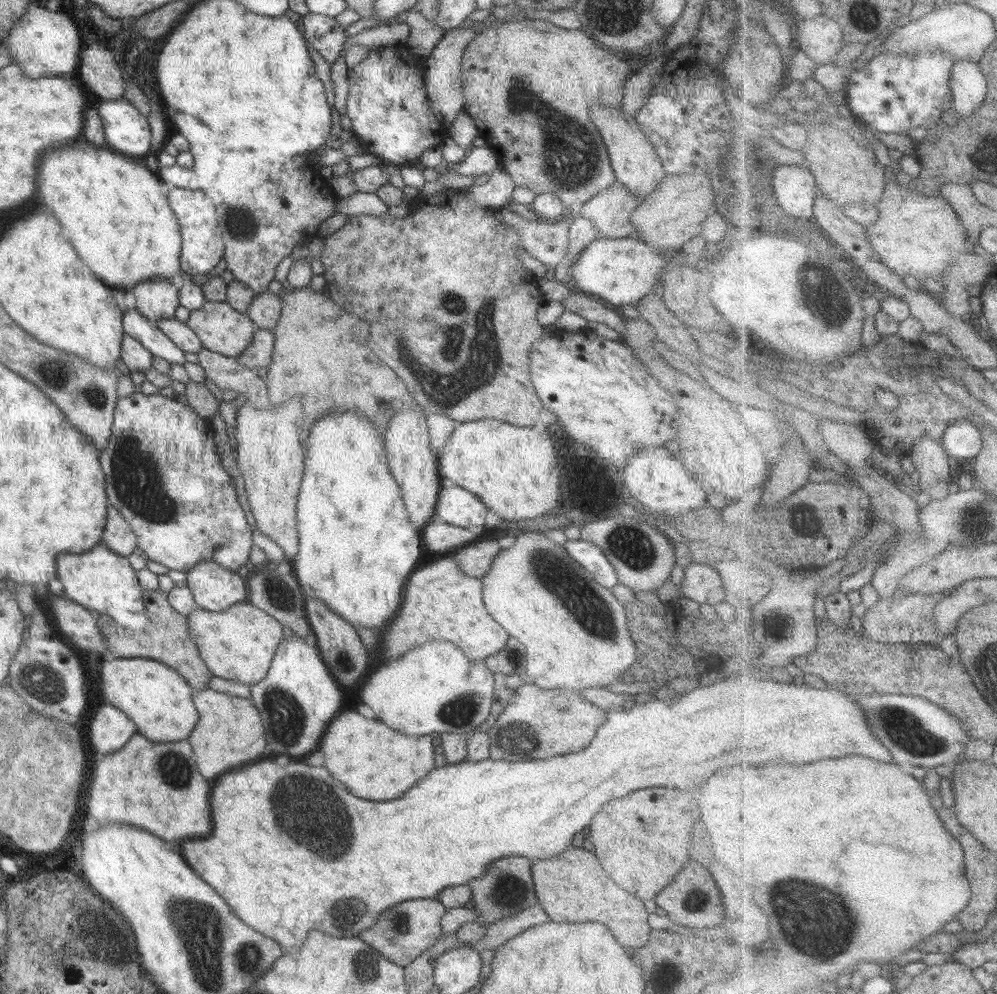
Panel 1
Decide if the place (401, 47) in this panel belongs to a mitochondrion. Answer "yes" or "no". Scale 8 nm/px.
no

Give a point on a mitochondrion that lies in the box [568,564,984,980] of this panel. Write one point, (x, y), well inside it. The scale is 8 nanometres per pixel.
(817, 918)

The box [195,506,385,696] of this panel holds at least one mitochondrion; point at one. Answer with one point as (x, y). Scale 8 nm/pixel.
(278, 593)

